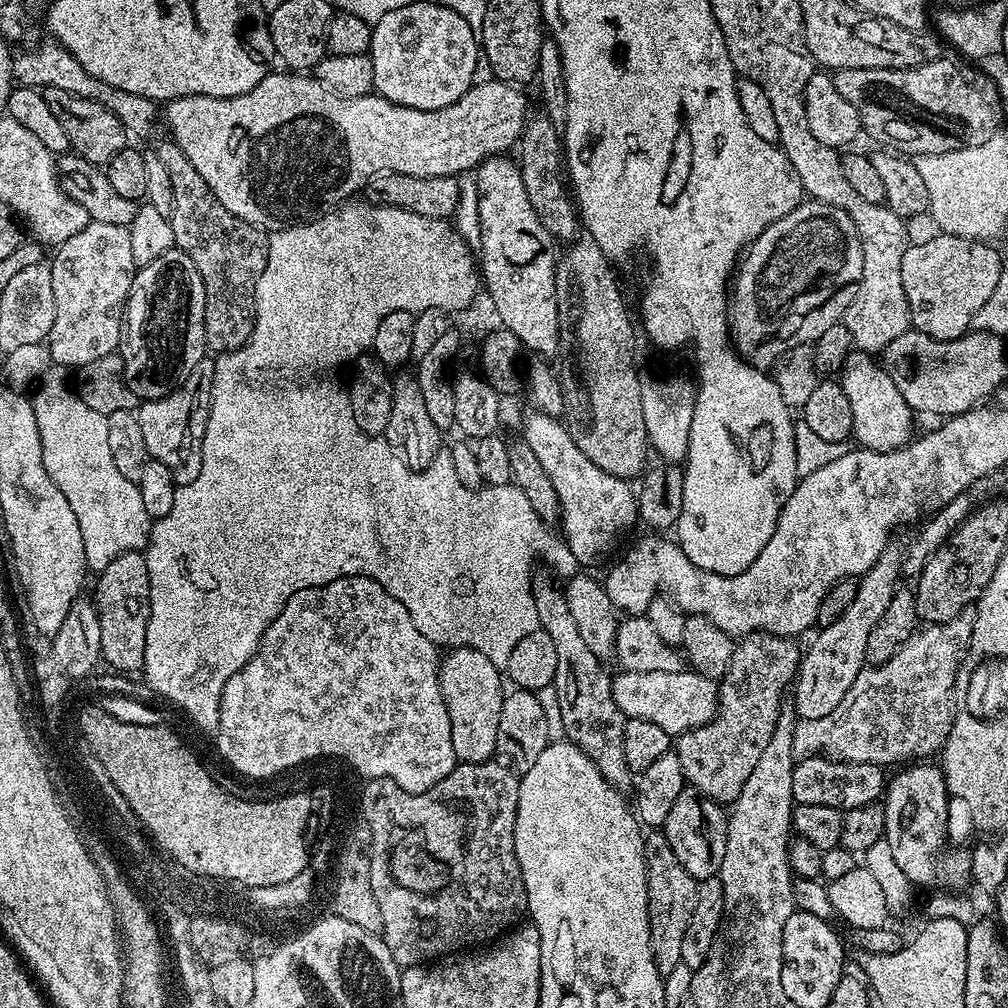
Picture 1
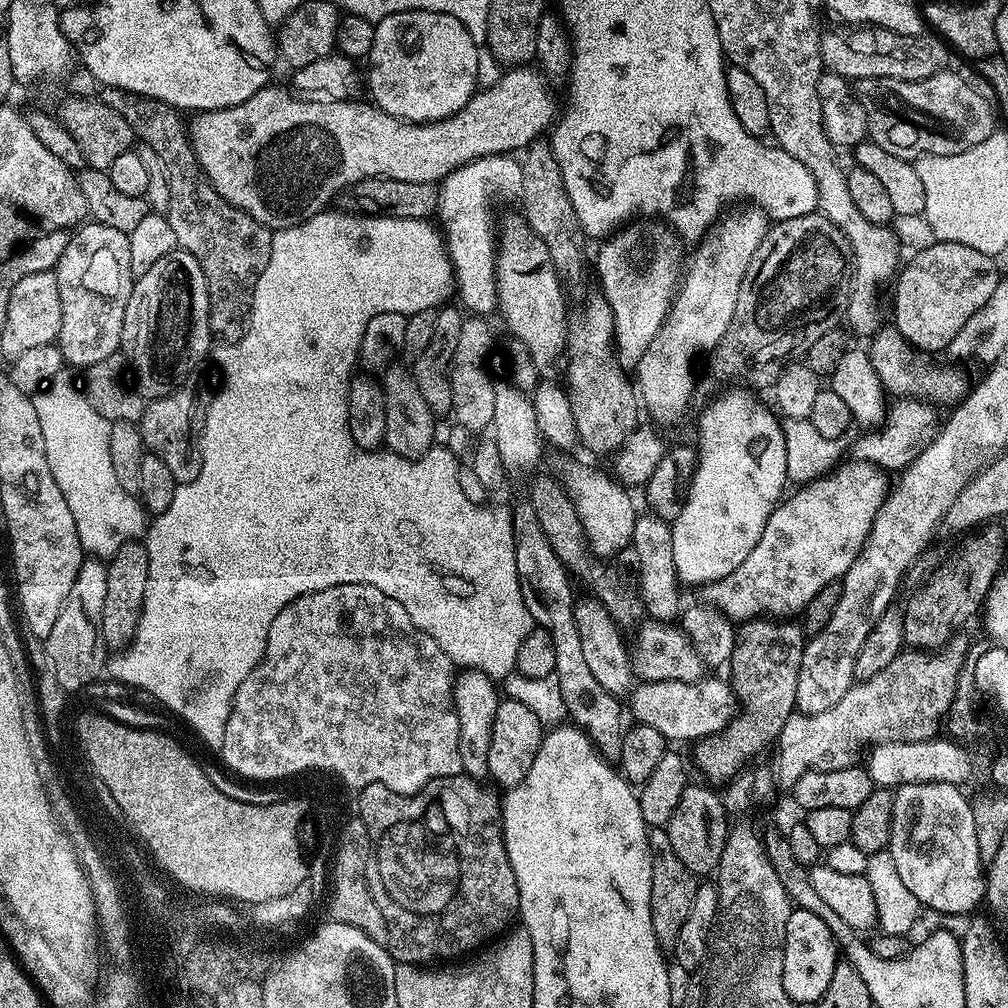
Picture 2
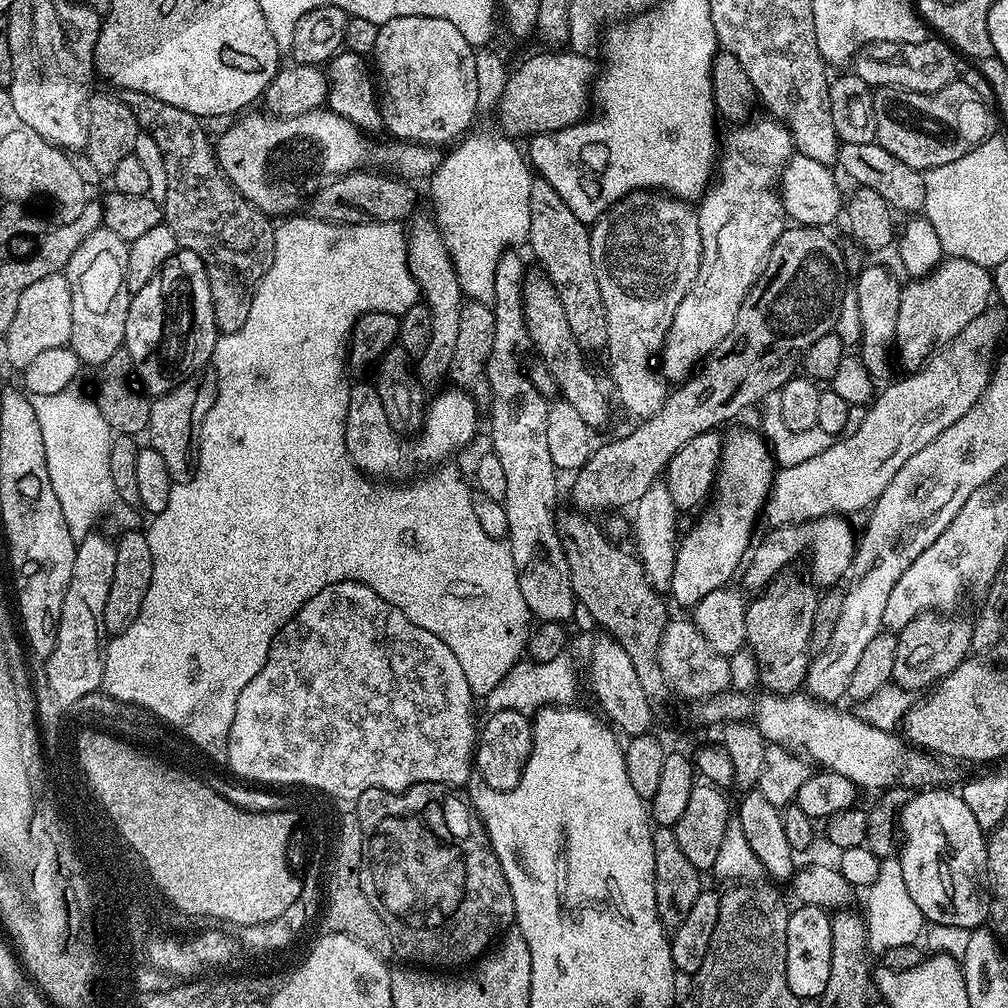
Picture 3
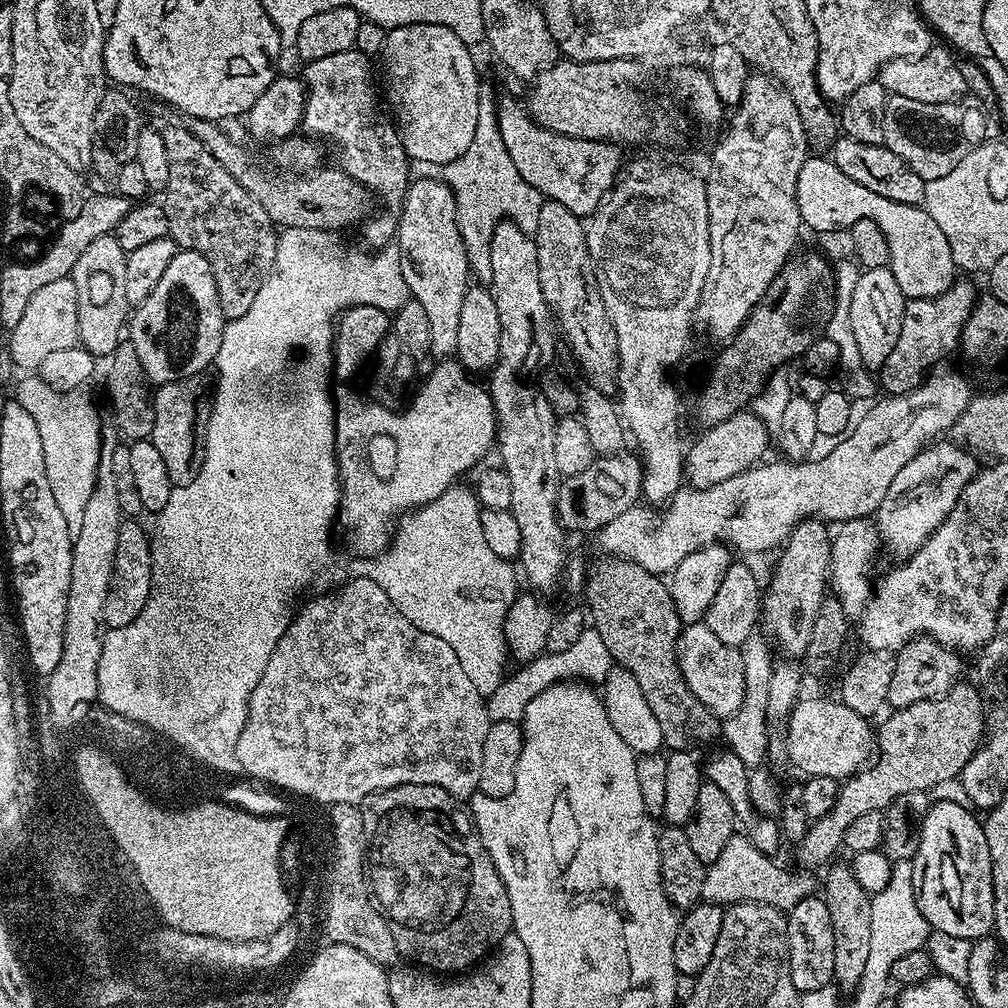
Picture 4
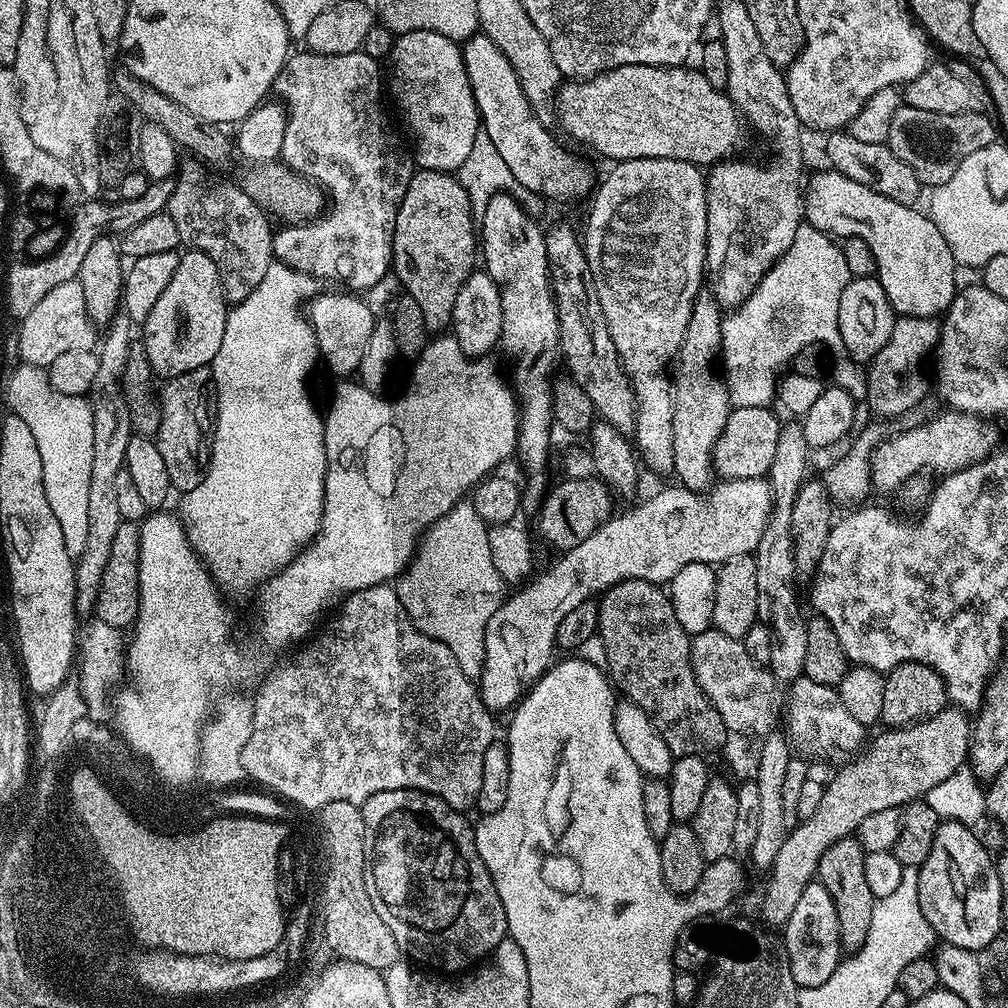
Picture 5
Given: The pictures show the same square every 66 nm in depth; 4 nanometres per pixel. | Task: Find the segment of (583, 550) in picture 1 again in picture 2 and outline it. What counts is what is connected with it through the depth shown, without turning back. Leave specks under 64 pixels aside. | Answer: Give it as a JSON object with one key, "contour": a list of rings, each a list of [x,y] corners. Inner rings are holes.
{"contour":[[[568,464],[564,468],[562,484],[576,507],[578,518],[588,536],[588,547],[595,556],[609,558],[608,556],[616,556],[619,552],[629,551],[638,509],[628,493],[631,491],[607,471],[604,472],[587,468],[584,464]]]}

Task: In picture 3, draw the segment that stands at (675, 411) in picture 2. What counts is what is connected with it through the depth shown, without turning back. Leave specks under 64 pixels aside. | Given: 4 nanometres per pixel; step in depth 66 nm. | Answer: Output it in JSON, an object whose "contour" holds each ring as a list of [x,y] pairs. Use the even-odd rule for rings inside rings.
{"contour":[[[753,118],[747,124],[742,124],[731,129],[732,133],[728,137],[723,137],[722,151],[718,156],[718,167],[714,172],[714,179],[707,192],[704,193],[698,204],[696,217],[700,223],[700,233],[702,234],[702,262],[698,266],[698,274],[694,278],[694,282],[690,286],[690,290],[686,290],[686,298],[682,298],[682,302],[678,302],[678,310],[674,312],[674,322],[670,322],[670,330],[664,339],[664,346],[660,350],[658,357],[658,368],[662,373],[665,381],[683,382],[696,371],[698,365],[708,355],[710,350],[714,350],[714,346],[718,346],[718,342],[722,342],[722,338],[726,338],[726,334],[730,334],[730,330],[734,330],[734,322],[738,318],[738,310],[742,310],[742,302],[746,298],[746,294],[750,291],[756,281],[759,280],[761,272],[764,270],[764,264],[768,261],[770,250],[778,242],[778,238],[784,233],[786,227],[786,217],[784,215],[784,203],[780,201],[780,194],[777,191],[780,182],[780,173],[788,167],[793,155],[794,145],[792,136],[788,133],[785,124],[780,123],[775,118]]]}

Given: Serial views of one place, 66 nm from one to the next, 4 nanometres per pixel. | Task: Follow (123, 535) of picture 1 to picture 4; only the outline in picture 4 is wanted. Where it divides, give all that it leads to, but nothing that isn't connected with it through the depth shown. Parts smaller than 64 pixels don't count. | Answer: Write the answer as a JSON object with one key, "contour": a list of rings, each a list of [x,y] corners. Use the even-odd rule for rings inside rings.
{"contour":[[[28,374],[24,381],[17,383],[14,388],[15,403],[21,404],[30,418],[38,424],[38,434],[42,434],[42,450],[46,458],[46,478],[50,478],[50,490],[54,490],[54,502],[58,502],[58,510],[62,510],[62,518],[66,518],[66,526],[73,538],[78,535],[82,527],[82,516],[85,513],[86,502],[95,488],[96,471],[99,466],[100,430],[102,418],[96,413],[96,408],[80,396],[79,391],[59,392],[40,379],[39,375]]]}

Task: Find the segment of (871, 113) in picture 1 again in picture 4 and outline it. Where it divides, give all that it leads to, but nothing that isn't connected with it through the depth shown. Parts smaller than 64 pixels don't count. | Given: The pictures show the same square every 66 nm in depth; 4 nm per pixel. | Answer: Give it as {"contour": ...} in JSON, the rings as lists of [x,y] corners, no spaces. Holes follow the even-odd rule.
{"contour":[[[889,95],[886,110],[882,114],[882,134],[885,148],[894,150],[898,158],[902,158],[926,182],[940,178],[958,166],[958,162],[965,158],[972,148],[989,139],[988,116],[989,113],[975,102],[964,104],[963,99],[931,104],[930,102],[913,102],[910,98]]]}

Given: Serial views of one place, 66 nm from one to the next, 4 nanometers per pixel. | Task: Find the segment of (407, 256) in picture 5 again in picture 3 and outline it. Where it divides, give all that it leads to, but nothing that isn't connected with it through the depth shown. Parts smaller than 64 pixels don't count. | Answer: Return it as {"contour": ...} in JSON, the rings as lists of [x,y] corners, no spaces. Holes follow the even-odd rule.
{"contour":[[[417,215],[411,221],[412,229],[406,232],[408,241],[408,265],[410,274],[420,287],[423,303],[430,310],[430,346],[418,357],[420,383],[443,385],[452,371],[454,342],[458,342],[458,325],[462,319],[462,306],[466,303],[464,291],[458,286],[458,274],[454,274],[454,262],[446,248],[446,242],[435,219]]]}

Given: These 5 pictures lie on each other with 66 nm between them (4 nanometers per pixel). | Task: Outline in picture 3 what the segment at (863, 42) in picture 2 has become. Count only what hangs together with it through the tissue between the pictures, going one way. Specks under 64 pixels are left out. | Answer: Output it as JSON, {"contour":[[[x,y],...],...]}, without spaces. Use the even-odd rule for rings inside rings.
{"contour":[[[931,38],[917,39],[914,44],[898,42],[882,42],[881,44],[865,44],[856,53],[850,68],[862,82],[872,89],[901,88],[907,92],[931,94],[952,83],[958,76],[958,53],[947,40]]]}

